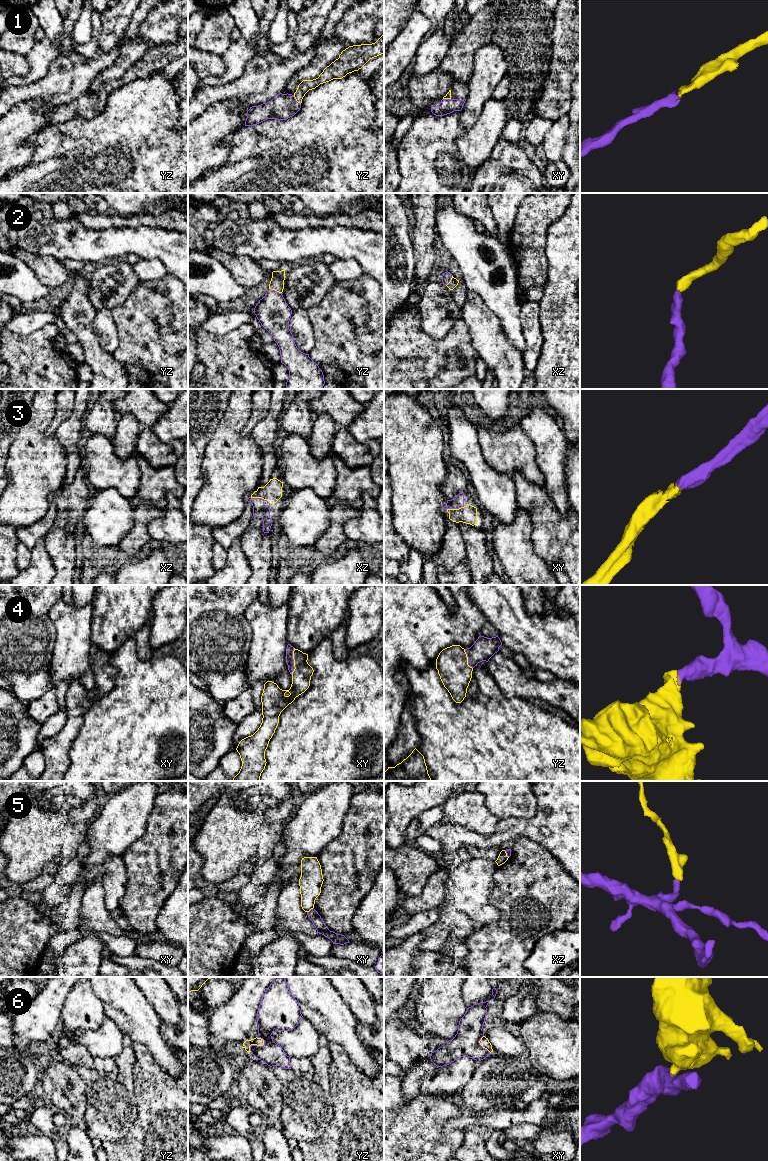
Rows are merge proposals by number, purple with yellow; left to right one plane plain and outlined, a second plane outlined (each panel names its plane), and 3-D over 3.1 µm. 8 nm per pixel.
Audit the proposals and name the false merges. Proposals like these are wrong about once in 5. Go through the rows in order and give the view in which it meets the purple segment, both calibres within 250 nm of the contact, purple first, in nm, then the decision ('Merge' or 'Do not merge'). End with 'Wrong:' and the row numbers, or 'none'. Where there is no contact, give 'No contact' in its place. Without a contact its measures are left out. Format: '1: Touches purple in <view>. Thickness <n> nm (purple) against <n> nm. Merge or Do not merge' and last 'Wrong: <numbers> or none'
1: Touches purple in yz. Thickness 200 nm (purple) against 90 nm. Merge
2: Touches purple in yz. Thickness 260 nm (purple) against 110 nm. Merge
3: Touches purple in xz. Thickness 140 nm (purple) against 160 nm. Merge
4: Touches purple in xy. Thickness 60 nm (purple) against 160 nm. Merge
5: Touches purple in xy. Thickness 90 nm (purple) against 190 nm. Do not merge
6: Touches purple in yz. Thickness 220 nm (purple) against 60 nm. Do not merge
Wrong: 5, 6

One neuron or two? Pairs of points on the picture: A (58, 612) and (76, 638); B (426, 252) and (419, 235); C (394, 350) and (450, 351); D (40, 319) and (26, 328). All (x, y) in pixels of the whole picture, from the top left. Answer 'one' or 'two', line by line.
A: one
B: one
C: one
D: one

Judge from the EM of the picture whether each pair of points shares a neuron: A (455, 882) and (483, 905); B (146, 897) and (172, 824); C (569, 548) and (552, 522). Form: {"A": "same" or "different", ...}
{"A": "same", "B": "same", "C": "same"}

